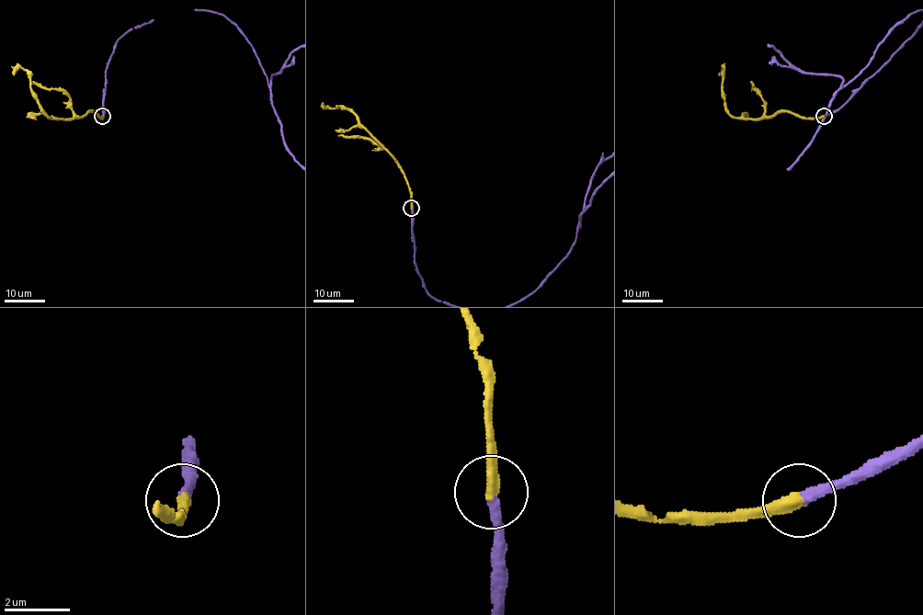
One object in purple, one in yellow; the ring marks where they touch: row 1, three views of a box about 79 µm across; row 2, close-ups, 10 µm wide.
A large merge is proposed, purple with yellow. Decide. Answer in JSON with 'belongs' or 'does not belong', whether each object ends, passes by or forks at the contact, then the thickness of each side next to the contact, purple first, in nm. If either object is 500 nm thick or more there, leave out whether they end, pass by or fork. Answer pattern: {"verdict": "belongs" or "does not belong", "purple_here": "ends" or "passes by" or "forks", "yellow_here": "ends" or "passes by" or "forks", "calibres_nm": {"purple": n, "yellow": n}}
{"verdict": "belongs", "purple_here": "ends", "yellow_here": "ends", "calibres_nm": {"purple": 320, "yellow": 380}}

